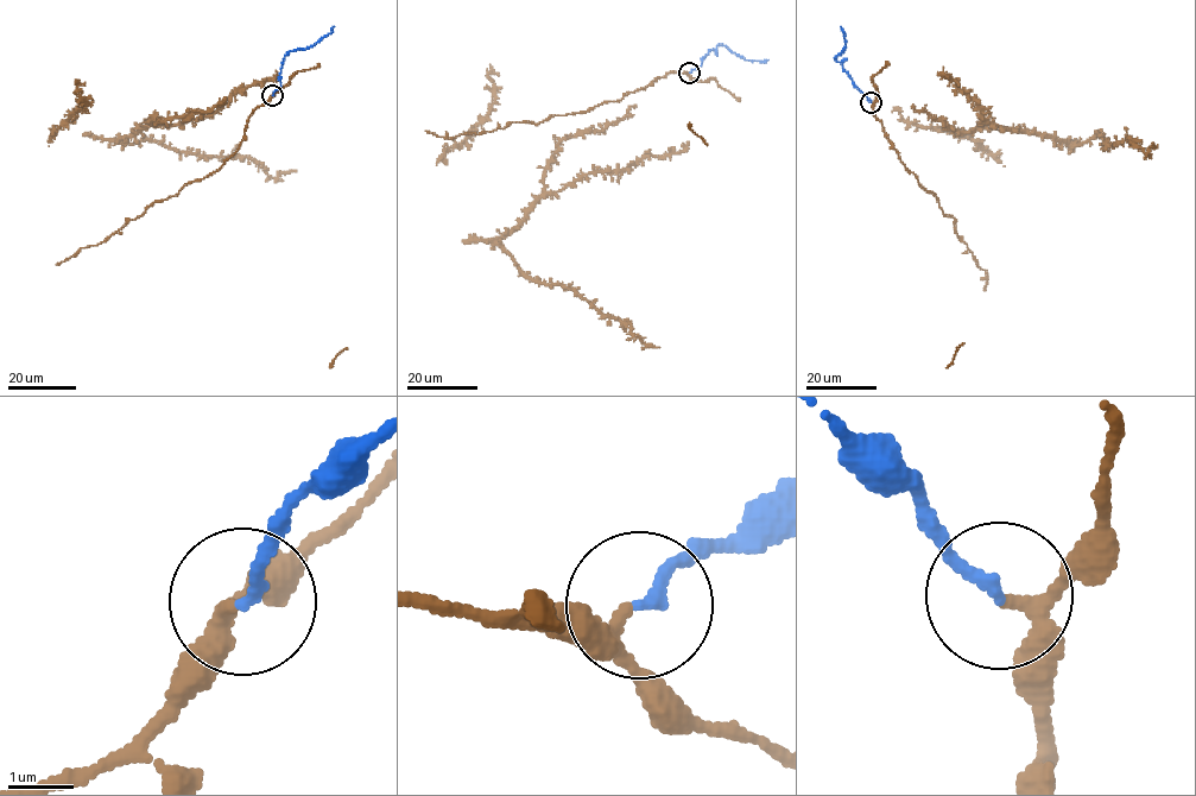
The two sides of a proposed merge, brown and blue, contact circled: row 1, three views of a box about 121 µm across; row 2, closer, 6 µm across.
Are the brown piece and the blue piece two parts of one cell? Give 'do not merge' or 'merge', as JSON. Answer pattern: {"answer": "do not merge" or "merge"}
{"answer": "merge"}

